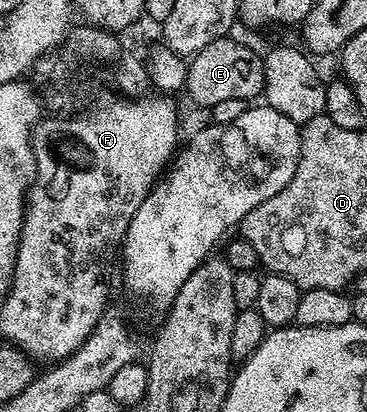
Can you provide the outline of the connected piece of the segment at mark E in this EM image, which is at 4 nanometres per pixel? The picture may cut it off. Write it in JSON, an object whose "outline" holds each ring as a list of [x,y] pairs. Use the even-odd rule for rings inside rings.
{"outline":[[[224,37],[205,45],[187,63],[185,94],[197,107],[217,105],[217,101],[230,101],[233,97],[255,101],[263,94],[263,61],[260,52],[238,43],[232,37]]]}

